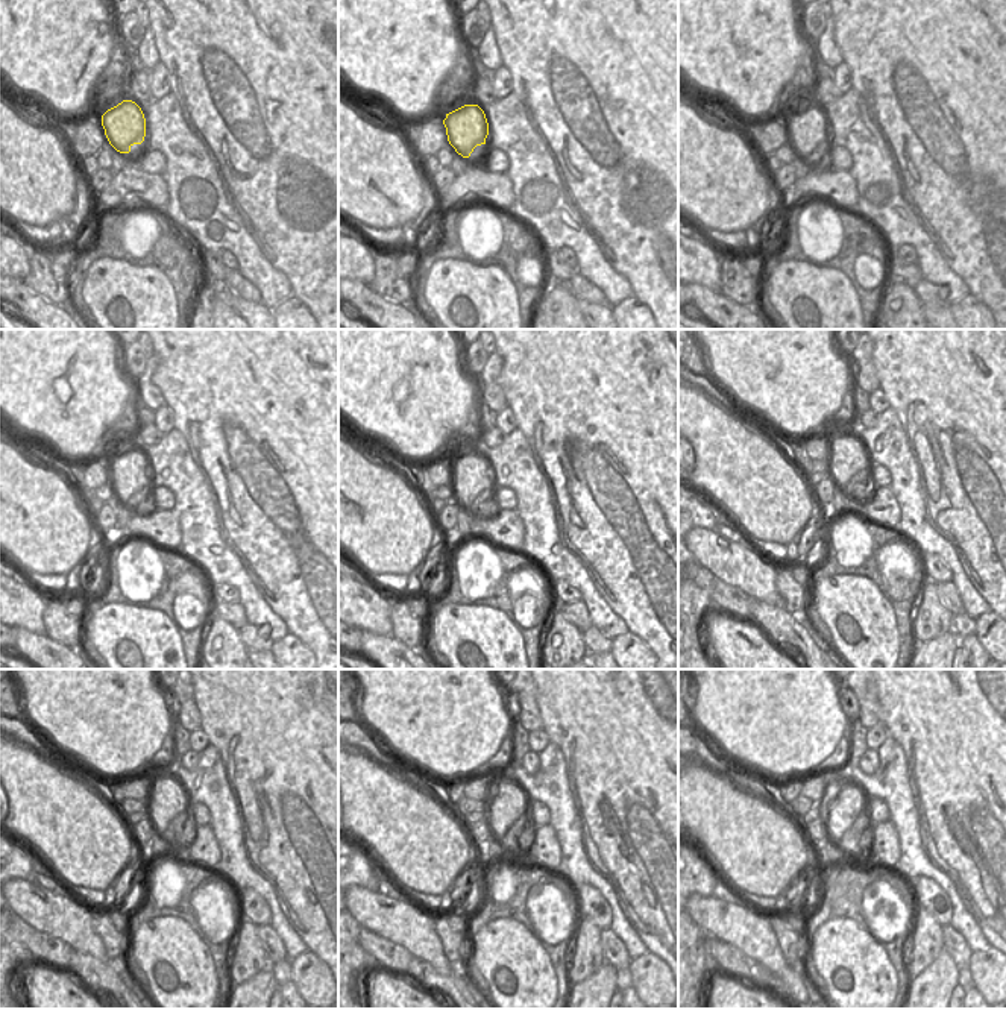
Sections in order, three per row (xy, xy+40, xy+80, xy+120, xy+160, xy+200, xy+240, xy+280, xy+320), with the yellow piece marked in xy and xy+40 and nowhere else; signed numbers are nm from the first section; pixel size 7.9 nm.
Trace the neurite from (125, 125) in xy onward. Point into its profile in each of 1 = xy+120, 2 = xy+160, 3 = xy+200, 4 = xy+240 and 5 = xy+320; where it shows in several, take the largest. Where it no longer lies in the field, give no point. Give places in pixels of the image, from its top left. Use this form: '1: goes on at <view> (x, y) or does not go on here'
1: goes on at xy+120 (129, 471)
2: goes on at xy+160 (472, 475)
3: goes on at xy+200 (845, 457)
4: goes on at xy+240 (167, 801)
5: goes on at xy+320 (845, 809)

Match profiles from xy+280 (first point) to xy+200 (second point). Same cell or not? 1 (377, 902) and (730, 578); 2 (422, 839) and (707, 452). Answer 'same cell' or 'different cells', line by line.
1: different cells
2: same cell

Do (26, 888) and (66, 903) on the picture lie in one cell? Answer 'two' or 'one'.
one

